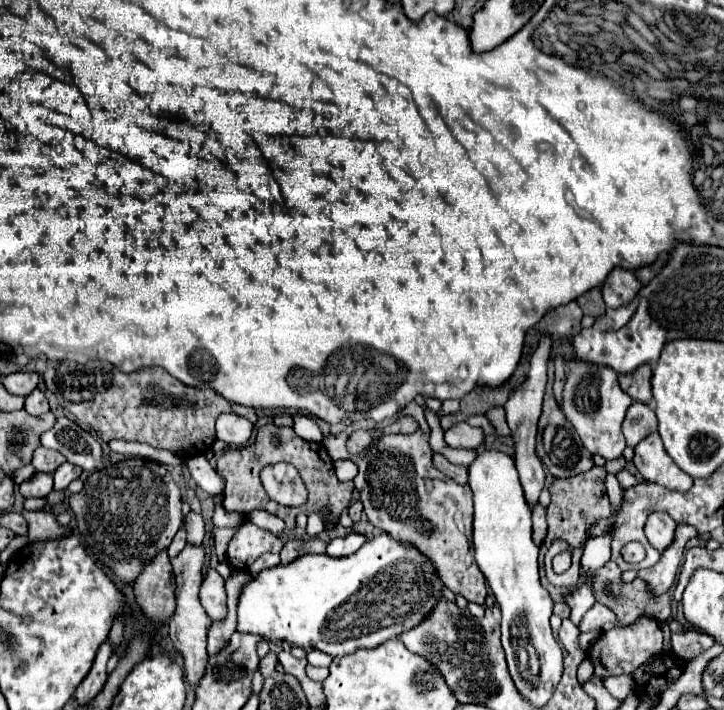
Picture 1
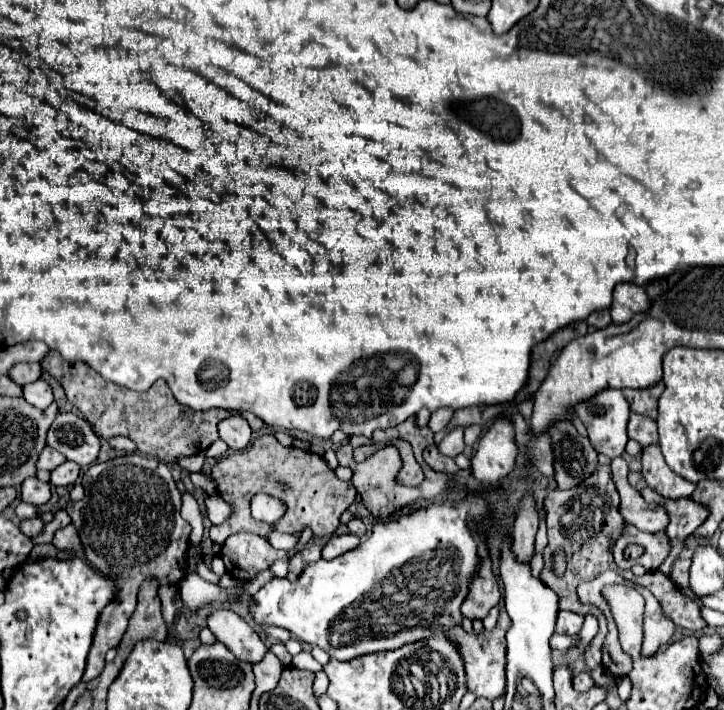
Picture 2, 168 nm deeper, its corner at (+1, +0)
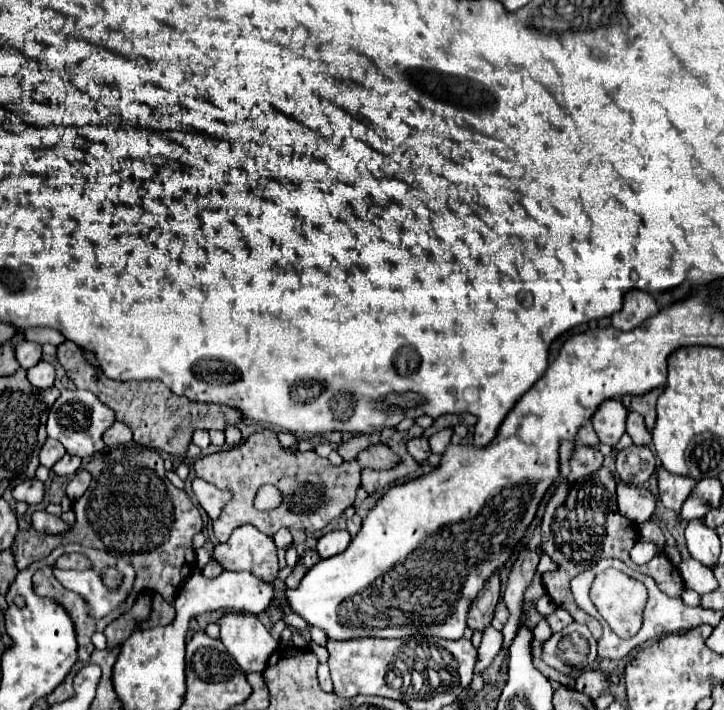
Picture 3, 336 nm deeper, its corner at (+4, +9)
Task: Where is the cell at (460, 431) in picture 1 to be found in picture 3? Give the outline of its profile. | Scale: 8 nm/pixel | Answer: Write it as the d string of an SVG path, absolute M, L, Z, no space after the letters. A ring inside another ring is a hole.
M443 428L441 432L433 434L429 438L429 444L431 444L433 454L443 454L447 450L447 446L451 444L451 436L453 436L453 428Z

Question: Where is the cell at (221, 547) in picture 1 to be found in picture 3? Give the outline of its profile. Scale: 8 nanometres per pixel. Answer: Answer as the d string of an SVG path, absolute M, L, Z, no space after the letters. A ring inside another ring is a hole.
M265 428L263 432L251 434L241 446L197 458L195 474L215 484L217 488L229 488L233 492L233 500L213 522L213 532L217 540L227 542L233 528L241 524L253 524L267 536L273 536L279 528L297 528L309 532L323 530L333 518L339 518L345 508L353 506L356 491L360 487L361 464L356 458L353 462L333 466L317 452L291 452L279 444L275 430ZM261 484L277 486L285 496L283 506L271 512L255 510L255 488L259 488Z

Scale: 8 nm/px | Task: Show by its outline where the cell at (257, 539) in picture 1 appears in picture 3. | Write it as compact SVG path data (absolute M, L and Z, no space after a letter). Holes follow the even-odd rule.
M251 524L235 528L225 544L217 544L215 560L223 570L247 570L255 576L277 576L279 570L273 538Z

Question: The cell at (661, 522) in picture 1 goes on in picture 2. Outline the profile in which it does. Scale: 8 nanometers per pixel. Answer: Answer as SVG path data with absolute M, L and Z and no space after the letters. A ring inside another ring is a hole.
M616 457L610 467L612 467L614 483L620 493L620 513L624 517L624 521L638 527L640 531L648 531L648 533L666 529L666 525L668 525L666 509L662 505L656 505L656 507L650 505L648 501L644 501L640 491L630 487L630 483L626 479L628 463L622 457Z

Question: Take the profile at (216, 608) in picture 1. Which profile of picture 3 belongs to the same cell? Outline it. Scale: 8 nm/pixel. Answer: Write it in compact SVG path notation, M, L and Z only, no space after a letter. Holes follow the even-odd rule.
M227 612L219 618L221 642L245 672L257 672L267 666L267 658L277 650L275 638L253 614Z

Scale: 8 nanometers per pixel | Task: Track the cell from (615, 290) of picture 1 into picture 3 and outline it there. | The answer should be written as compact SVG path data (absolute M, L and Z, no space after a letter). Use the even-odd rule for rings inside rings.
M629 290L623 298L621 310L611 316L611 324L619 330L633 330L633 326L639 326L639 322L651 318L655 312L659 312L659 306L651 294Z

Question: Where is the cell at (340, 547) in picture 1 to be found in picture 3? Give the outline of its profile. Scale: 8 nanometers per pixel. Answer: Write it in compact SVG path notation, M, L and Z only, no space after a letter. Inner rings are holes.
M333 530L319 538L317 552L321 558L331 558L331 556L343 552L349 546L349 542L351 542L351 534L347 530Z

